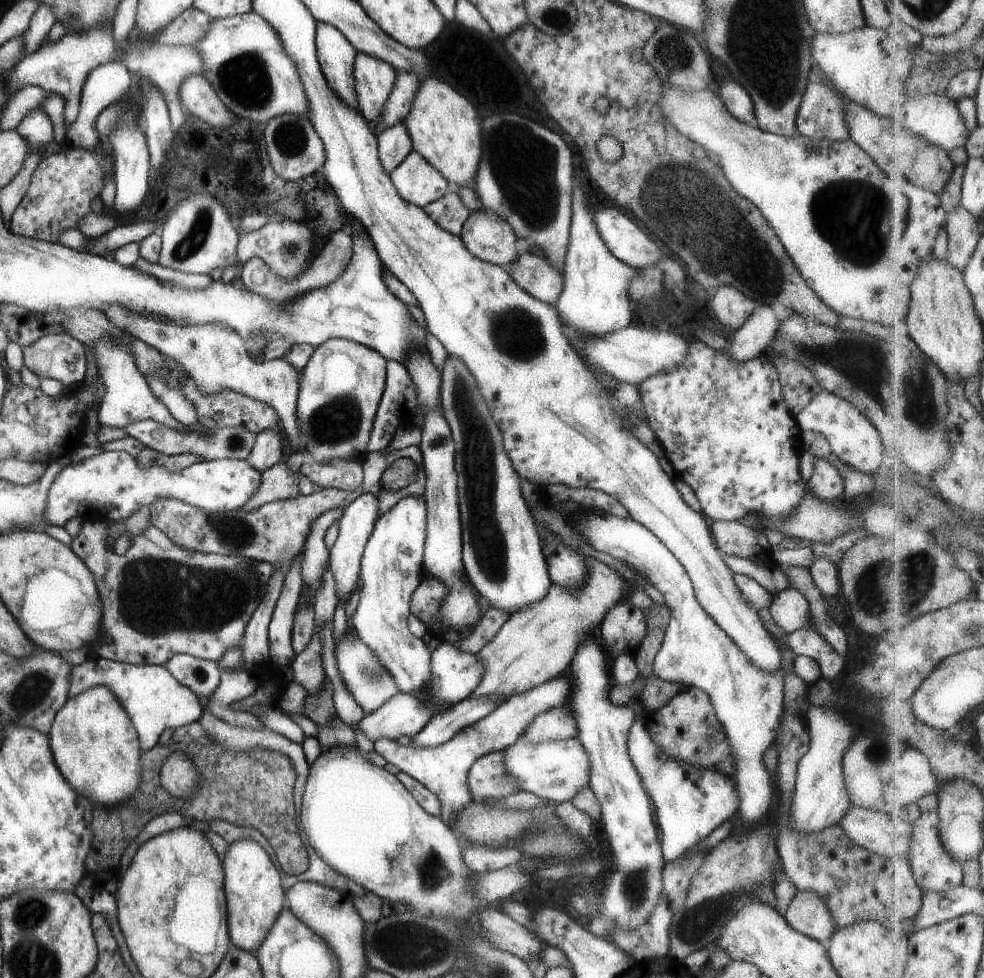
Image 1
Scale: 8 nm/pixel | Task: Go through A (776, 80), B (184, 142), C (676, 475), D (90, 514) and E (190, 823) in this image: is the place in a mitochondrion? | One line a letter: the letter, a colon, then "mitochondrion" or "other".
A: mitochondrion
B: other
C: other
D: other
E: other

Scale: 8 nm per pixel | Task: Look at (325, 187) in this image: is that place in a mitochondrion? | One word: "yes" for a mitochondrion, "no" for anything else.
no

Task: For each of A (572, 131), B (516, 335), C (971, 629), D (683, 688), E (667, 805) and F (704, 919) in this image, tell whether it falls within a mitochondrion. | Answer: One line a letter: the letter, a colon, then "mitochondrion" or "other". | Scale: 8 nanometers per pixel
A: other
B: mitochondrion
C: mitochondrion
D: other
E: other
F: mitochondrion

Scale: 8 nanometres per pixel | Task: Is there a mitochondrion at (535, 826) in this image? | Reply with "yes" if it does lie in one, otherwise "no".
yes

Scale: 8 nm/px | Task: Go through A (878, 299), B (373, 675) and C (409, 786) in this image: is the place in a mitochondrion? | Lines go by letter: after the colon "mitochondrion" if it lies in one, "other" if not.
A: other
B: mitochondrion
C: other

